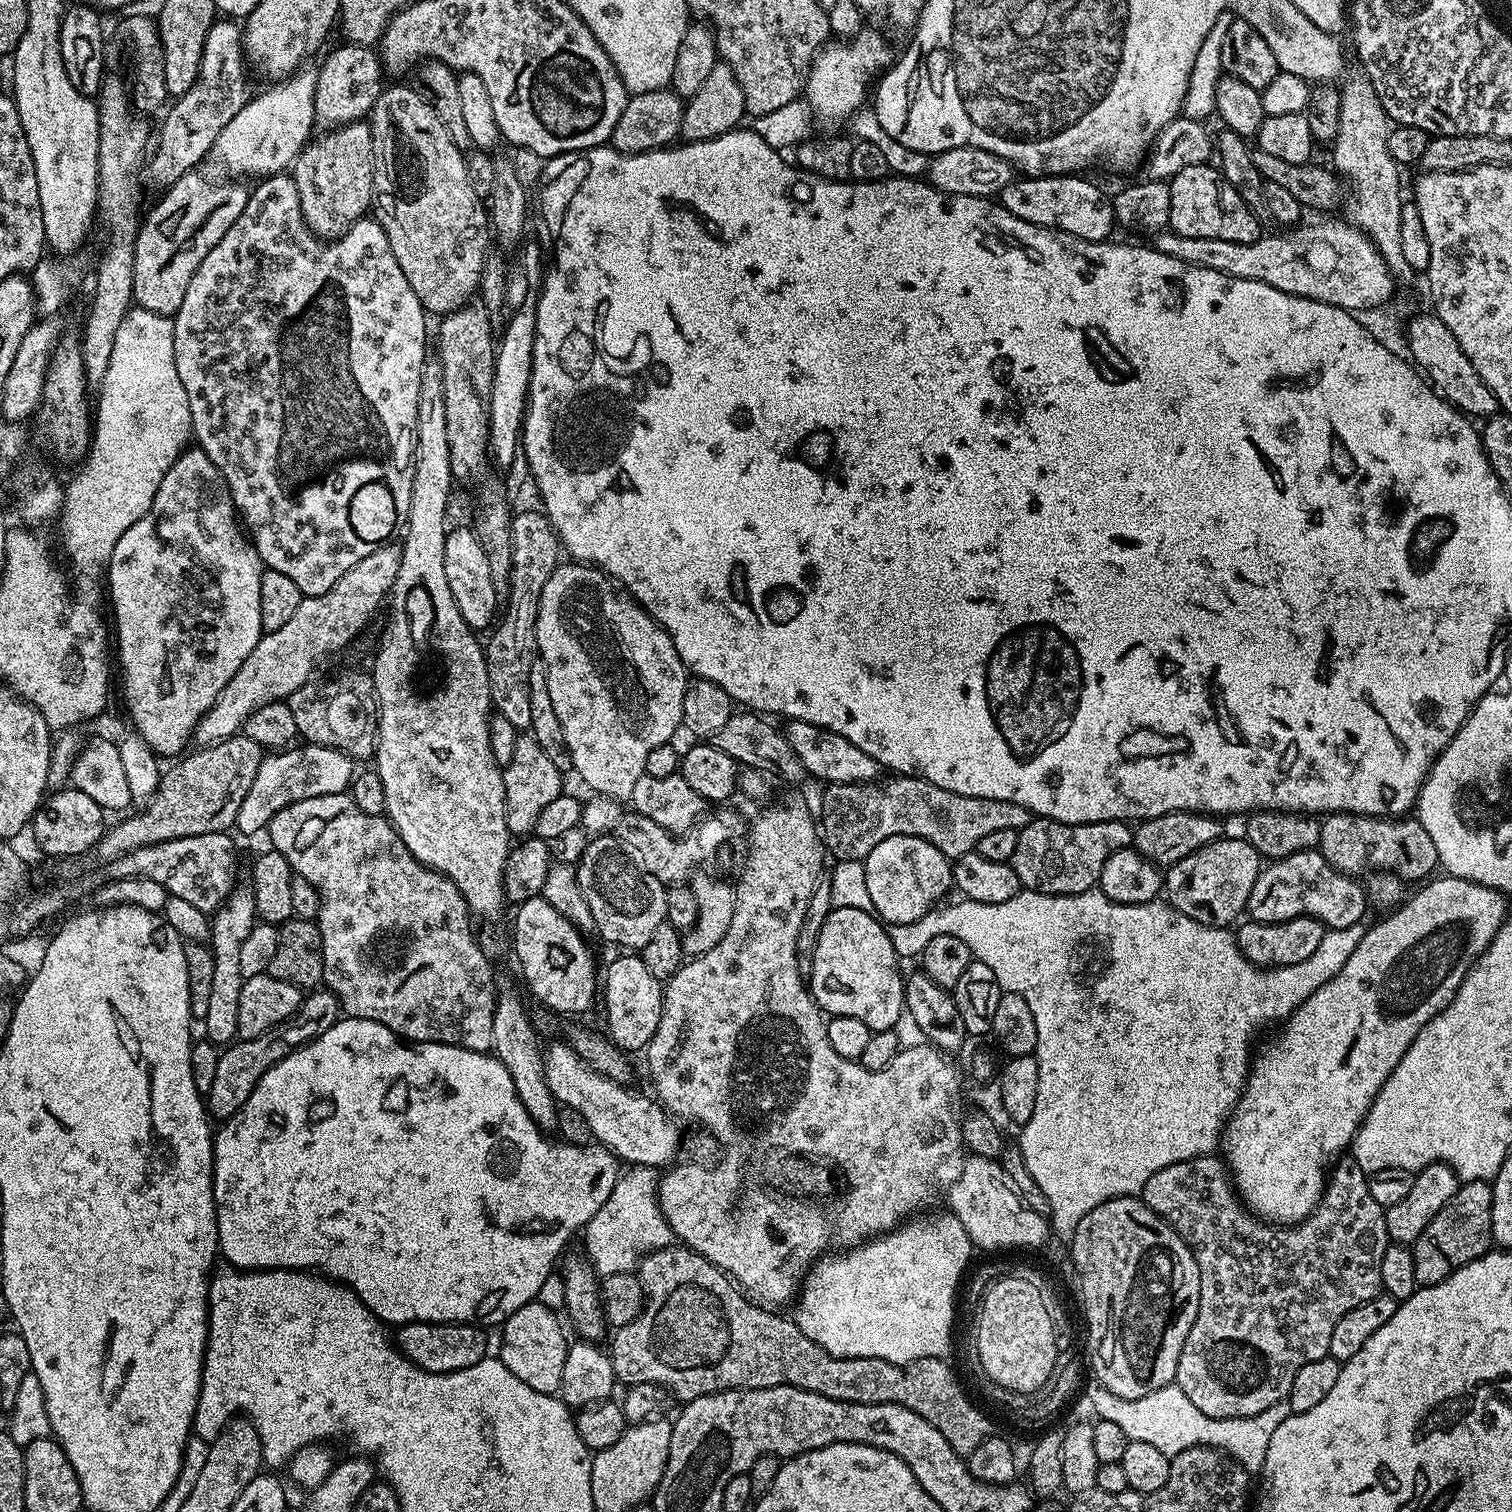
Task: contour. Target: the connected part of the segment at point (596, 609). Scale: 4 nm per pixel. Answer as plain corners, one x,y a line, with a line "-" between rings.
561,562
550,574
546,586
542,586
536,650
548,672
550,702
554,702
554,714
562,722
564,744
570,750
574,772
593,793
627,801
634,782
645,775
646,754
654,746
669,743
671,736
682,728
682,702
690,673
678,650
674,650
670,634
596,565

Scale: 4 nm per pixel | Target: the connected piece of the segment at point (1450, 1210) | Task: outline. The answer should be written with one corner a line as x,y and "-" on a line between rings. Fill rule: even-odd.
1487,1180
1461,1183
1460,1189
1434,1214
1430,1226
1411,1245
1414,1258
1414,1278
1417,1285
1442,1282
1454,1270
1474,1262
1493,1247
1492,1239
1492,1185

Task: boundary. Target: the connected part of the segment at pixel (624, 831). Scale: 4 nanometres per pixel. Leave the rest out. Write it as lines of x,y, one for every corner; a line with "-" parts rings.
720,806
713,816
705,815
695,825
694,830
683,834
668,832
654,818
646,818
640,812
628,810
620,817
620,823
616,825
614,832
629,848
632,849
634,860
642,870
654,874
665,886
683,884
697,871
699,864
712,860
727,844
736,844
745,839
746,820
739,816
732,806

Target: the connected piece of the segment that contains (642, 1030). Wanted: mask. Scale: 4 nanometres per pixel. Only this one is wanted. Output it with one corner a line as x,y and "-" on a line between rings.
620,954
620,957
602,976
602,1000
604,1012
608,1015
606,1035
617,1048
633,1054
647,1049
648,1043
658,1030
658,1018
662,1018
662,998
664,990
658,978
654,978
639,955

